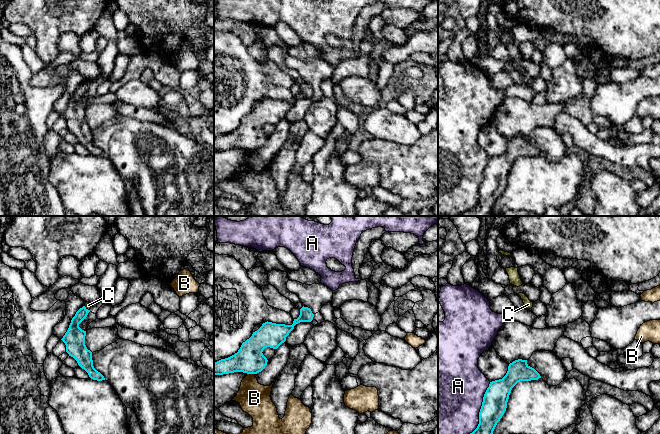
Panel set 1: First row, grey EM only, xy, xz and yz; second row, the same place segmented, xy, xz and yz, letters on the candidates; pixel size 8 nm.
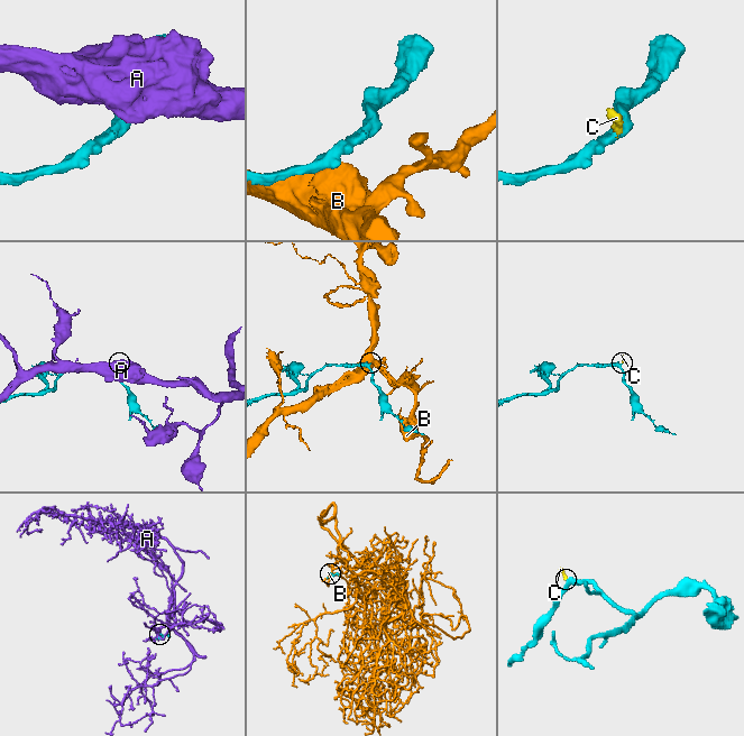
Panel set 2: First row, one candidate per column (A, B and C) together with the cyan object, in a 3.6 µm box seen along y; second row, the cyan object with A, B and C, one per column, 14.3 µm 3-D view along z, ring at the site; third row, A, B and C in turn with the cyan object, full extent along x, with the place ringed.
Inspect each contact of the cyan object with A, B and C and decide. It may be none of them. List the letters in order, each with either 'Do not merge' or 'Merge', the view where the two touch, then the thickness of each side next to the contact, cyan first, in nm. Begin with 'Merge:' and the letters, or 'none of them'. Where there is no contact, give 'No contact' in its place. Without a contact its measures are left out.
Merge: C
A: Do not merge. Touches cyan in yz. Thickness 200 nm (cyan) against 500 nm
B: Do not merge. Touches cyan in xz. Thickness 220 nm (cyan) against 260 nm
C: Merge. Touches cyan in xy. Thickness 160 nm (cyan) against 50 nm

